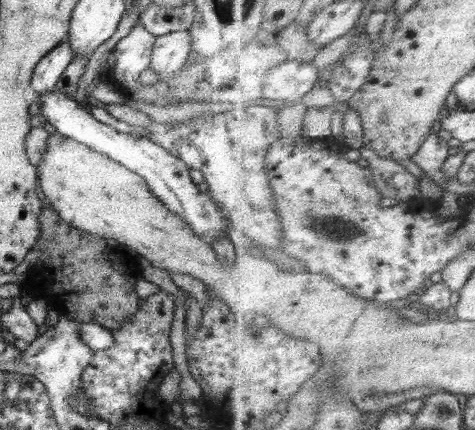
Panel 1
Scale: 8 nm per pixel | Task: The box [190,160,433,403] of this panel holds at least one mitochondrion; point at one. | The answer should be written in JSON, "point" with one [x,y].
{"point":[345,227]}

